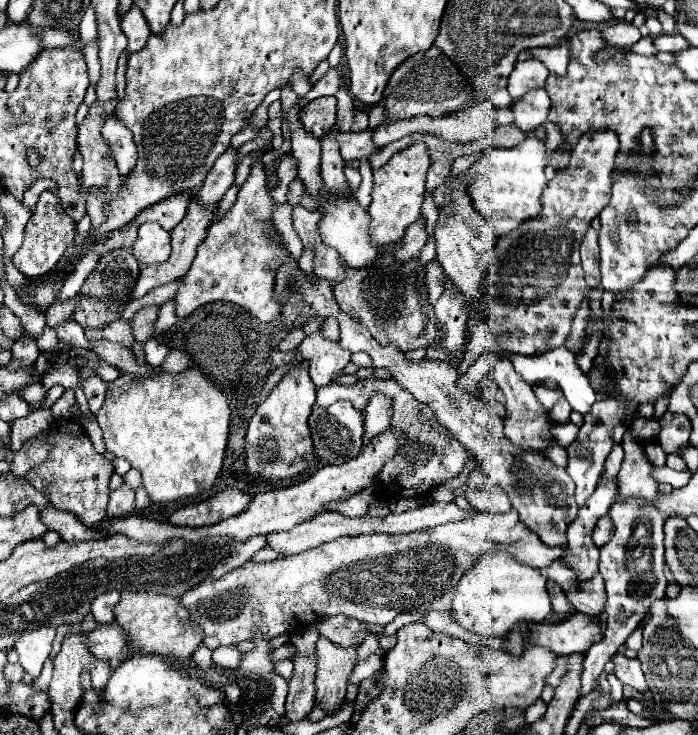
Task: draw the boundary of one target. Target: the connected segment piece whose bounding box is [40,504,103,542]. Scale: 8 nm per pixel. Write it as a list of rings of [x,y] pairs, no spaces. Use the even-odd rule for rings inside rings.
[[[51,504],[47,505],[40,511],[43,524],[47,524],[49,530],[55,530],[61,534],[61,538],[65,542],[83,542],[83,540],[95,540],[95,538],[103,538],[103,534],[99,534],[93,528],[87,528],[77,516],[73,516],[71,512],[63,512],[53,508]]]

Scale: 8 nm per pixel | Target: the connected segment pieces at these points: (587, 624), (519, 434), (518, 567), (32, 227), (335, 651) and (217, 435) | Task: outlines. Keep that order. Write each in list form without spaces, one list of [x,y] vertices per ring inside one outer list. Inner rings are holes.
[[[573,616],[567,624],[553,624],[551,628],[539,628],[539,636],[531,640],[531,646],[543,646],[557,654],[585,652],[591,644],[601,640],[599,620],[587,620],[587,616]]]
[[[499,360],[495,370],[493,370],[493,376],[499,382],[503,396],[507,398],[505,400],[507,414],[505,414],[505,420],[503,420],[505,436],[517,446],[523,446],[523,448],[529,448],[529,450],[547,450],[551,446],[551,442],[557,440],[551,432],[551,428],[557,426],[559,422],[549,418],[549,410],[545,410],[541,406],[541,402],[533,396],[531,384],[523,382],[523,378],[515,372],[515,368],[509,360]]]
[[[505,552],[481,556],[471,572],[465,572],[457,586],[457,594],[453,598],[453,612],[457,614],[457,622],[467,632],[503,638],[519,620],[545,620],[551,614],[549,592],[543,582],[529,580],[529,570],[524,568],[528,567],[523,567],[523,563],[518,563]]]
[[[45,190],[39,198],[35,214],[29,218],[25,226],[25,240],[21,248],[15,252],[13,262],[27,278],[43,276],[59,264],[59,260],[63,258],[63,252],[73,244],[73,238],[75,238],[75,222],[71,220],[71,216],[63,212],[59,198],[51,190]]]
[[[321,636],[317,640],[317,654],[319,654],[319,664],[315,680],[317,686],[315,704],[319,704],[323,712],[331,716],[341,708],[345,700],[347,678],[353,672],[357,648],[347,648],[347,650],[339,648]]]
[[[189,368],[179,376],[119,376],[117,380],[107,384],[105,404],[97,412],[97,422],[103,430],[105,448],[115,456],[129,460],[129,464],[141,472],[147,496],[153,502],[171,502],[179,498],[189,498],[213,486],[223,464],[229,436],[229,416],[231,410],[227,398],[207,380],[207,376],[199,368]]]

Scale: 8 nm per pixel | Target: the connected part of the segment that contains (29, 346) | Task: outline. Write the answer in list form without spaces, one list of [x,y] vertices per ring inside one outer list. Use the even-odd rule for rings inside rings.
[[[23,335],[19,340],[14,343],[12,347],[15,348],[15,350],[12,350],[13,360],[11,360],[11,362],[7,364],[6,367],[8,369],[18,370],[21,368],[29,368],[33,366],[39,355],[39,349],[35,340],[29,339],[31,337],[33,336]]]

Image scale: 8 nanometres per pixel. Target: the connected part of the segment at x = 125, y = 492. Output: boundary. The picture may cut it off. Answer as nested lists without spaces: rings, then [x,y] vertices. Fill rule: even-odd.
[[[123,484],[119,490],[111,494],[107,514],[115,518],[115,516],[127,516],[133,510],[135,510],[135,490],[129,484]]]

